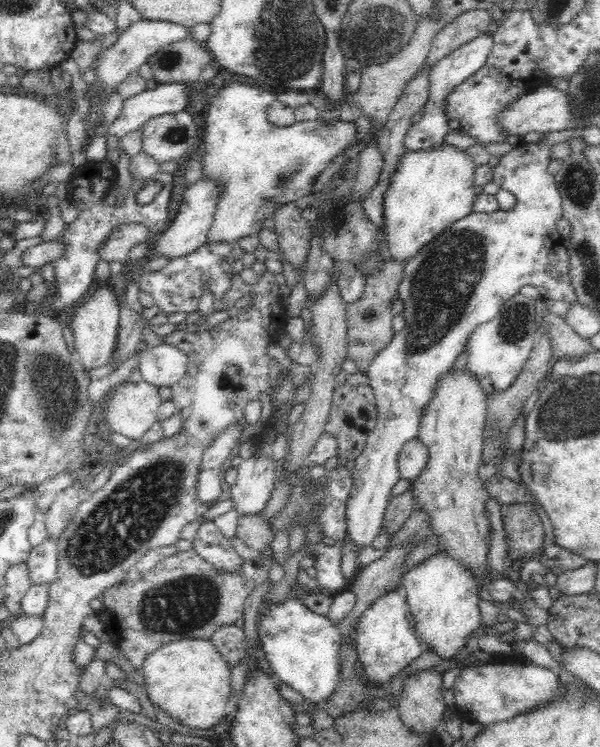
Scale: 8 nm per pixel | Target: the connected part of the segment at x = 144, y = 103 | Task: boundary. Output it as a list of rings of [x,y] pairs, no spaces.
[[[158,83],[152,90],[144,90],[136,96],[124,100],[120,114],[114,122],[103,128],[105,135],[122,139],[162,114],[184,111],[187,102],[187,91],[184,83]]]

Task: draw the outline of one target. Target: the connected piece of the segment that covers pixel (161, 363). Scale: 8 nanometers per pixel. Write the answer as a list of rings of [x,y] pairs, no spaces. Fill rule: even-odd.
[[[164,342],[159,346],[148,347],[140,356],[138,367],[144,381],[161,388],[178,382],[184,376],[187,364],[184,352]]]

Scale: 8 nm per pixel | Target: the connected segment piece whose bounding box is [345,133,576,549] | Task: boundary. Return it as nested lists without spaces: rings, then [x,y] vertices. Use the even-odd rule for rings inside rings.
[[[542,133],[542,139],[538,142],[522,142],[513,150],[510,150],[508,154],[502,156],[500,162],[493,168],[493,181],[500,188],[508,190],[515,196],[516,204],[514,208],[508,211],[502,211],[501,208],[497,212],[492,212],[491,214],[487,213],[476,213],[472,212],[469,216],[454,222],[448,229],[442,230],[440,234],[436,234],[430,242],[426,242],[424,246],[420,247],[420,252],[414,256],[414,258],[408,258],[402,262],[403,276],[401,278],[399,288],[398,288],[398,298],[404,304],[404,309],[402,315],[404,315],[404,328],[399,332],[393,335],[392,340],[376,354],[376,357],[372,360],[372,363],[364,371],[365,375],[368,377],[369,385],[373,388],[373,393],[375,394],[376,406],[377,406],[377,423],[374,427],[374,430],[368,435],[366,446],[364,452],[358,457],[355,458],[355,464],[351,473],[353,474],[353,482],[355,482],[355,489],[351,490],[351,497],[348,499],[346,507],[346,522],[347,522],[347,536],[354,540],[354,544],[358,546],[359,549],[362,549],[366,545],[370,545],[370,542],[376,538],[378,530],[383,526],[382,518],[384,518],[385,510],[389,503],[390,490],[392,486],[398,482],[398,454],[400,454],[401,448],[413,438],[418,436],[418,428],[420,426],[420,418],[423,413],[424,406],[428,404],[428,398],[432,398],[432,390],[438,382],[438,378],[442,374],[446,374],[452,366],[454,366],[458,355],[465,350],[466,342],[468,342],[469,336],[472,334],[472,331],[483,322],[488,322],[498,314],[500,307],[510,300],[514,294],[518,294],[519,288],[526,286],[526,284],[532,284],[536,286],[540,291],[542,297],[545,297],[547,300],[569,300],[574,303],[576,301],[576,293],[570,285],[570,279],[568,279],[568,268],[569,268],[569,255],[566,254],[566,249],[564,248],[563,239],[556,231],[556,222],[563,217],[563,203],[562,199],[556,186],[555,176],[550,174],[549,164],[552,160],[551,158],[551,148],[549,143],[546,140],[548,133]],[[555,269],[559,274],[561,274],[561,279],[556,281],[552,277],[551,272]]]

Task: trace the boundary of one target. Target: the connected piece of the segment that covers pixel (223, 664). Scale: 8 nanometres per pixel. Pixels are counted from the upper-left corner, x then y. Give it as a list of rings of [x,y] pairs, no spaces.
[[[183,638],[168,642],[149,654],[143,664],[146,692],[152,704],[192,729],[210,729],[227,714],[227,706],[235,697],[230,680],[231,665],[208,638]]]

